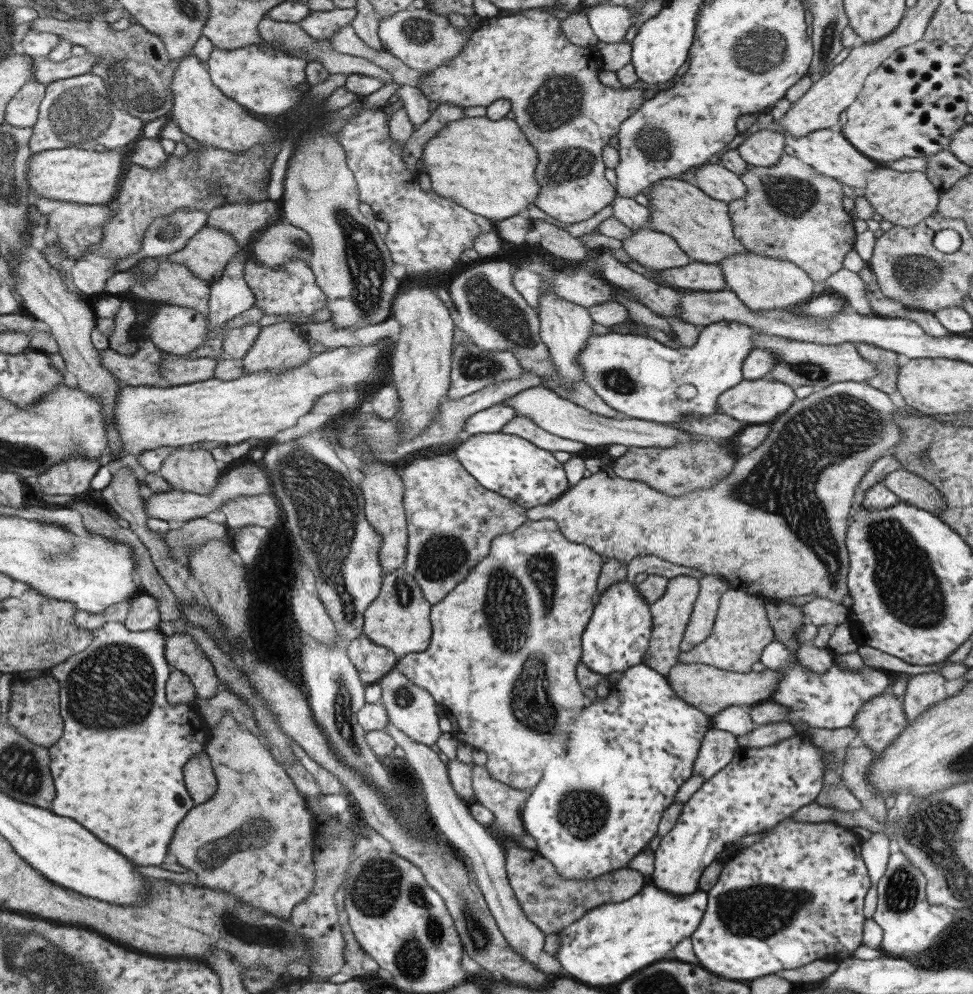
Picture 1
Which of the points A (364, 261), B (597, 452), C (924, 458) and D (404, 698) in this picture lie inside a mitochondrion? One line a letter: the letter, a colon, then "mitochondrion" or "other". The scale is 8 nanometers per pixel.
A: mitochondrion
B: other
C: mitochondrion
D: mitochondrion

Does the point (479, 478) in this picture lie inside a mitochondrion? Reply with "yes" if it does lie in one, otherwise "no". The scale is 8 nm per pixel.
no

